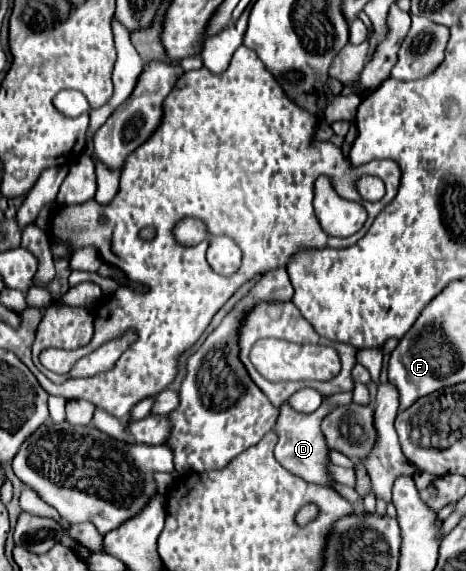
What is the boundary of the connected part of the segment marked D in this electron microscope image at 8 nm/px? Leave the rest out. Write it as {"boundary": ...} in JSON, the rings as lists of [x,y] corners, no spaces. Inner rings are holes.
{"boundary":[[[352,392],[327,396],[323,400],[323,404],[319,406],[319,410],[311,412],[311,414],[299,414],[293,408],[289,408],[289,404],[285,402],[285,406],[281,408],[281,414],[279,414],[279,422],[275,424],[275,430],[273,430],[279,436],[279,442],[275,446],[275,458],[281,462],[281,466],[287,468],[291,474],[297,474],[299,478],[307,480],[307,482],[333,488],[337,482],[335,482],[335,478],[331,476],[331,470],[329,470],[331,448],[327,446],[325,436],[321,432],[321,422],[327,414],[331,414],[331,410],[335,410],[339,406],[347,406],[349,402],[352,402]]]}

